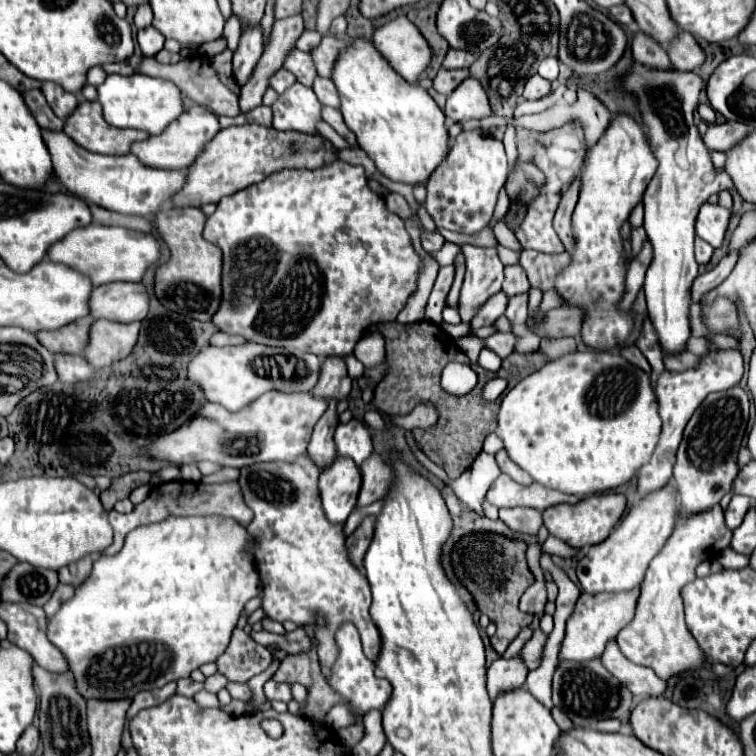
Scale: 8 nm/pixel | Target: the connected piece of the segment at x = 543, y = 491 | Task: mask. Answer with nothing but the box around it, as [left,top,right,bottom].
[487,473,581,511]

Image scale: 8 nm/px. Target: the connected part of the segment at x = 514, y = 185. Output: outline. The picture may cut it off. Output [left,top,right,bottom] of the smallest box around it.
[507,161,543,203]

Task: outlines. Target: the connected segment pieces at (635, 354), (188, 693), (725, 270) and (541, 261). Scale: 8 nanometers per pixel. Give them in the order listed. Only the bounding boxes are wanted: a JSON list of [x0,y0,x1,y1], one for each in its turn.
[[619,345,651,373],[177,679,203,697],[689,253,737,303],[521,249,569,291]]

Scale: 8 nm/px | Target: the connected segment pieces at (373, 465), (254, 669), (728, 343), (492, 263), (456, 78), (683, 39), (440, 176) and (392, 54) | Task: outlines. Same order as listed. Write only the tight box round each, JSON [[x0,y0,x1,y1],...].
[[357,453,393,505],[217,629,271,683],[708,335,739,349],[459,245,503,323],[433,67,469,95],[667,33,705,71],[425,129,507,233],[371,13,431,83]]

